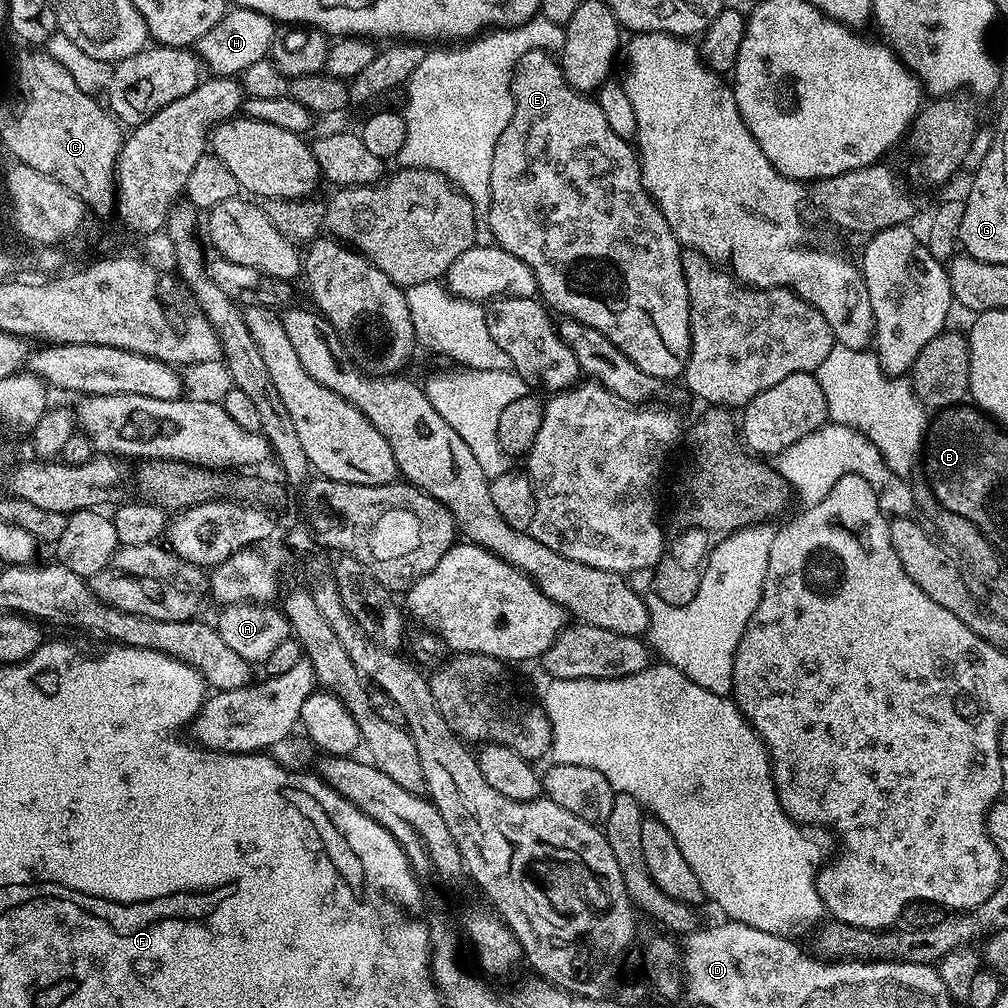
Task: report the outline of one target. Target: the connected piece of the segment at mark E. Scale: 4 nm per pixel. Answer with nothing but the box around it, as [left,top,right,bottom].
[486,50,692,382]

